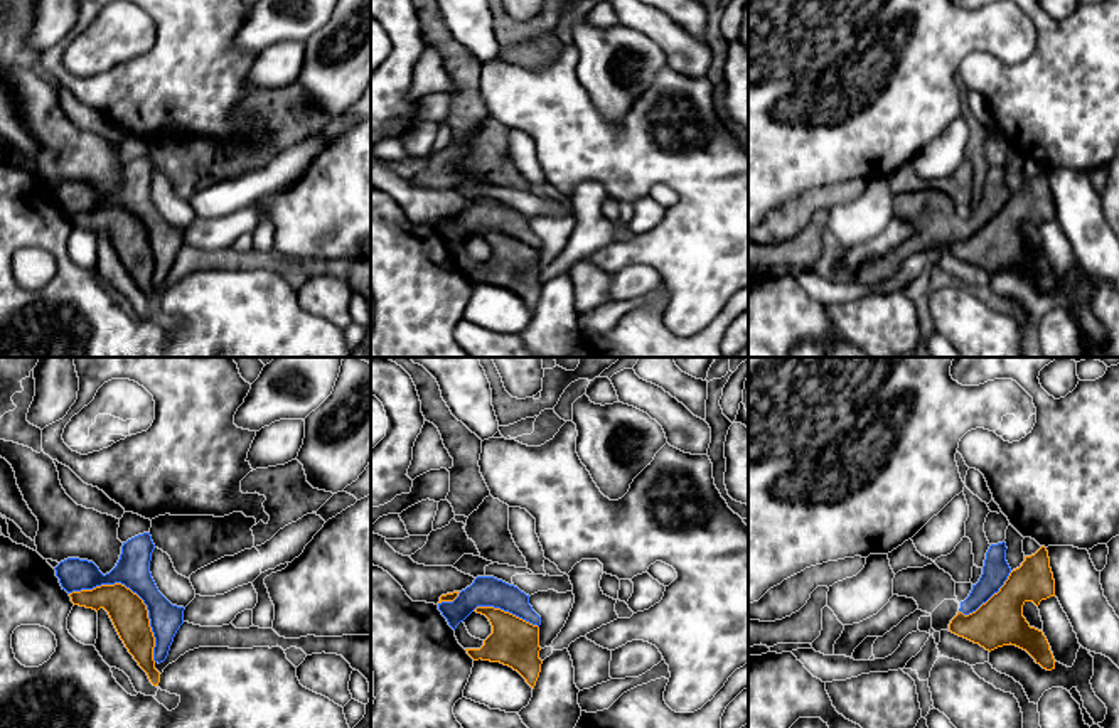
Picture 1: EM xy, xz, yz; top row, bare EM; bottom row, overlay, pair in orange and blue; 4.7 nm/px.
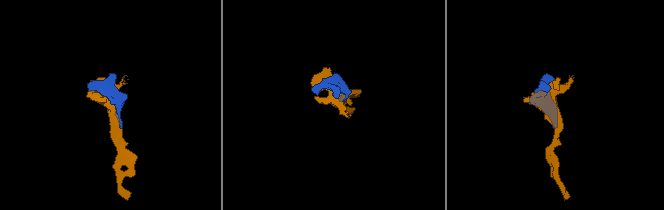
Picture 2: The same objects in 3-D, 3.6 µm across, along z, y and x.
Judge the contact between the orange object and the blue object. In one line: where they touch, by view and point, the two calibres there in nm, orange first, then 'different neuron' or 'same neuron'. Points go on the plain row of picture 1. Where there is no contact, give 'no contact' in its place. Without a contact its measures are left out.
meets orange in xy at (137, 218); 180 nm thick on the orange side, 160 nm on the other; different neuron

